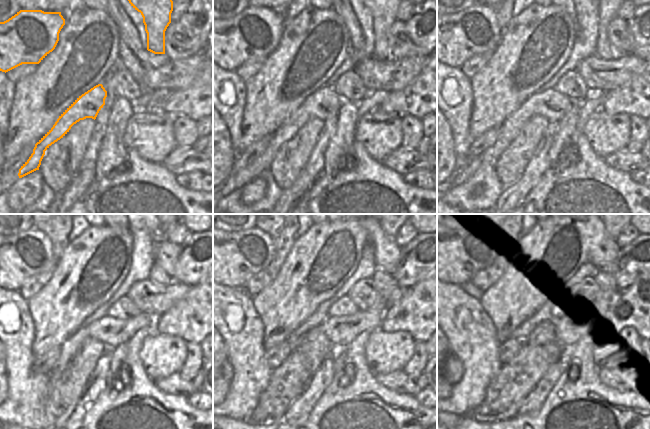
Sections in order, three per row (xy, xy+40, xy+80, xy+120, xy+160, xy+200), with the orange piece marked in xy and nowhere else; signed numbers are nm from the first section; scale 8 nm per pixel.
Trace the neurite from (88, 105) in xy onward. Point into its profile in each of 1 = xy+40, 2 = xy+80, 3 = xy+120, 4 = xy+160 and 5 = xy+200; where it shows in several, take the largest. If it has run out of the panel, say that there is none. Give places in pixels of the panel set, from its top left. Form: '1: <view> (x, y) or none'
1: xy+40 (324, 103)
2: xy+80 (553, 105)
3: xy+120 (112, 332)
4: xy+160 (342, 330)
5: xy+200 (585, 321)

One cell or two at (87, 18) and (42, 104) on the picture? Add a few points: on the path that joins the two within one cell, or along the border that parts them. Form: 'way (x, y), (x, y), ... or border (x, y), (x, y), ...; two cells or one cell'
way (74, 40), (74, 59), (58, 74), (54, 82); one cell

